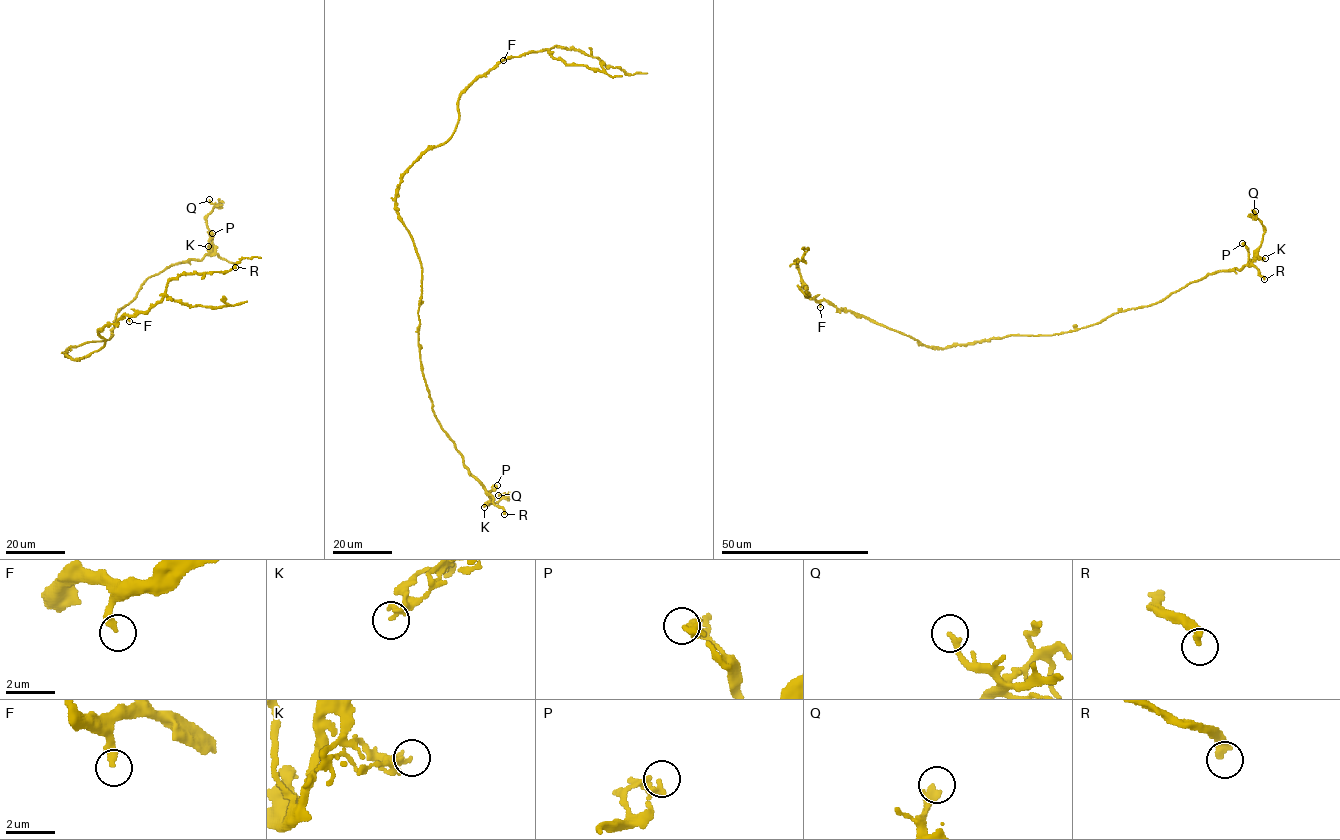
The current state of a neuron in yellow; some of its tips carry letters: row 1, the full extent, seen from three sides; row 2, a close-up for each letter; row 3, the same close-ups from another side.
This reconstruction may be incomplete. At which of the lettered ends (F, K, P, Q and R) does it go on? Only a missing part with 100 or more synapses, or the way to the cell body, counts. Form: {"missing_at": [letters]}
{"missing_at": ["R"]}

